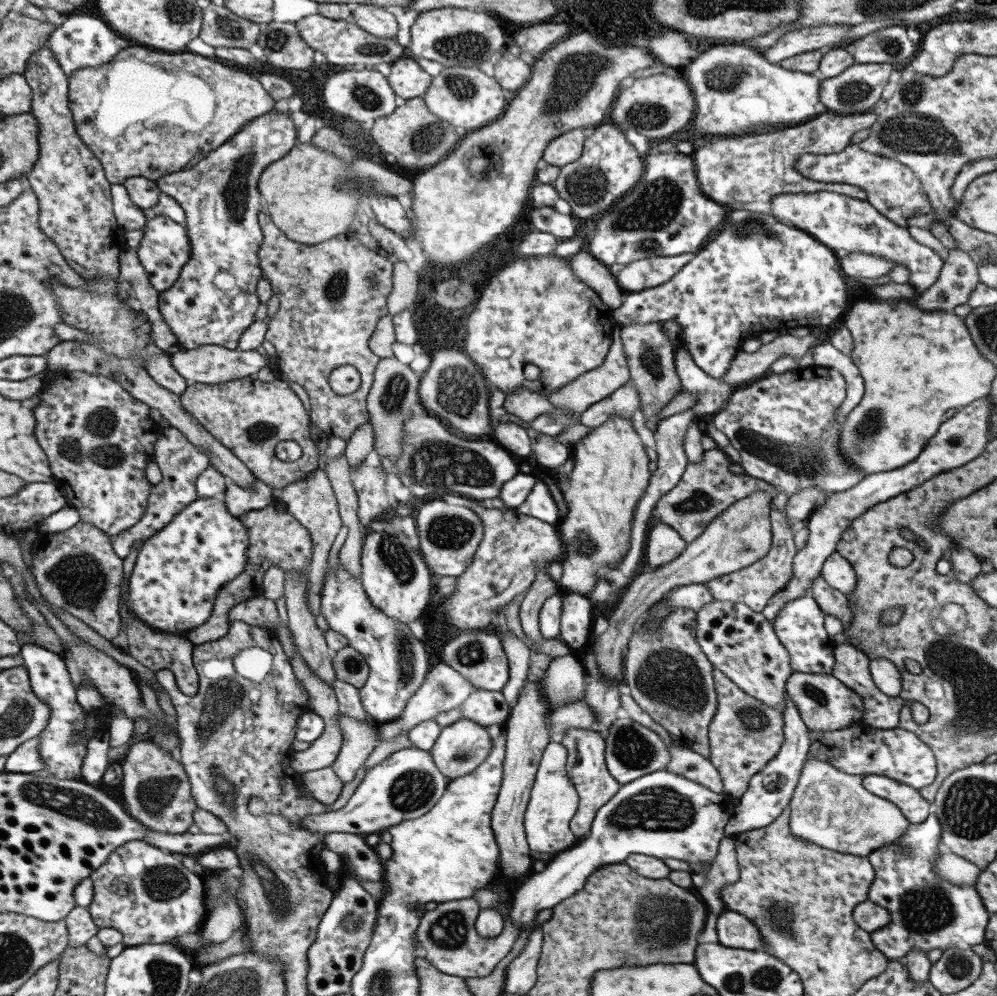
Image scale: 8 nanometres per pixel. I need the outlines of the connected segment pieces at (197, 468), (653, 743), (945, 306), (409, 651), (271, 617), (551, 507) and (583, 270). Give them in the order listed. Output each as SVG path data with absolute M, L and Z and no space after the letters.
M171 426L165 428L160 427L160 436L157 437L153 445L153 457L155 465L158 467L162 476L159 484L151 485L151 492L145 505L143 518L137 520L135 526L131 526L129 530L123 530L123 534L117 534L111 538L111 546L114 553L119 558L127 558L131 548L135 543L142 544L140 540L149 538L167 523L173 520L180 510L187 506L193 500L197 499L195 492L195 480L197 476L207 468L207 456L201 452L200 448L193 446L182 432Z
M618 715L607 728L604 738L604 763L608 773L621 785L643 774L663 769L669 762L667 745L657 734L633 722L626 715Z
M957 248L948 251L936 281L916 294L917 309L949 311L965 304L969 293L979 282L976 265Z
M337 563L335 570L327 567L322 586L319 607L329 630L341 634L350 648L363 655L364 662L369 668L369 674L363 686L358 688L363 710L376 724L395 720L395 717L398 717L403 710L407 699L417 690L429 670L429 655L426 652L424 639L417 639L406 624L383 614L375 606L371 606L369 598L363 592L360 579L356 579L341 563Z
M257 596L236 604L227 612L227 620L242 621L248 625L266 629L269 624L279 622L274 601Z
M540 480L533 486L523 503L515 510L547 524L556 525L559 521L559 510L552 500L547 486Z
M584 248L567 259L570 269L581 283L596 292L609 308L619 308L625 293L617 287L607 266L595 260Z

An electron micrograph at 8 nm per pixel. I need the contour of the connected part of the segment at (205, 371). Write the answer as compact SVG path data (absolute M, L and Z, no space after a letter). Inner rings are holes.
M202 344L197 348L187 348L177 351L170 357L170 365L186 380L186 384L219 384L229 380L253 376L264 366L270 365L270 361L255 349L242 351L237 348L229 350L219 345Z

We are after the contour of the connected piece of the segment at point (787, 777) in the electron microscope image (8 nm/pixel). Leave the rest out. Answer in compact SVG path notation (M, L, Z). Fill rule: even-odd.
M784 692L784 697L786 698L785 706L781 712L784 720L783 742L777 754L749 779L747 788L740 796L738 804L732 809L731 816L725 825L724 834L727 837L767 826L783 812L791 800L803 763L808 756L809 732L786 692Z

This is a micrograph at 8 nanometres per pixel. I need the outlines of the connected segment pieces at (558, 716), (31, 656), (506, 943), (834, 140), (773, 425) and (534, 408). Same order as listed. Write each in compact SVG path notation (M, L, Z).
M583 698L551 710L545 722L549 729L550 744L558 744L568 728L592 728L595 719Z
M22 644L18 654L27 669L32 691L50 710L47 726L37 736L40 738L38 751L44 762L42 769L49 770L49 774L58 779L79 780L82 758L86 754L84 722L89 713L76 701L76 690L71 684L65 663L61 655L33 644Z
M471 896L439 903L435 909L421 914L416 928L416 941L419 942L423 960L438 972L463 980L489 976L513 947L515 927L505 922L505 930L495 936L495 940L479 937L474 927L479 911L479 904Z
M825 110L809 121L790 127L743 133L741 136L695 138L690 155L696 181L709 200L728 208L739 207L751 212L767 213L770 200L779 194L829 191L866 200L864 191L852 184L809 180L794 167L794 162L803 153L825 156L843 152L851 144L851 136L855 136L858 130L869 129L875 120L876 115L871 114L871 110L863 114L835 114Z
M813 364L803 368L797 366L795 370L783 373L768 372L761 378L734 388L724 404L725 408L715 412L712 423L728 438L729 445L737 450L738 464L744 474L761 480L766 486L777 487L787 497L809 487L825 494L847 491L864 476L851 468L836 445L844 418L834 419L834 414L846 399L845 395L846 384L837 370Z
M517 387L512 393L505 395L502 406L507 413L520 418L523 422L533 453L537 432L529 427L529 422L539 414L550 413L555 407L541 393L534 393L525 387Z

